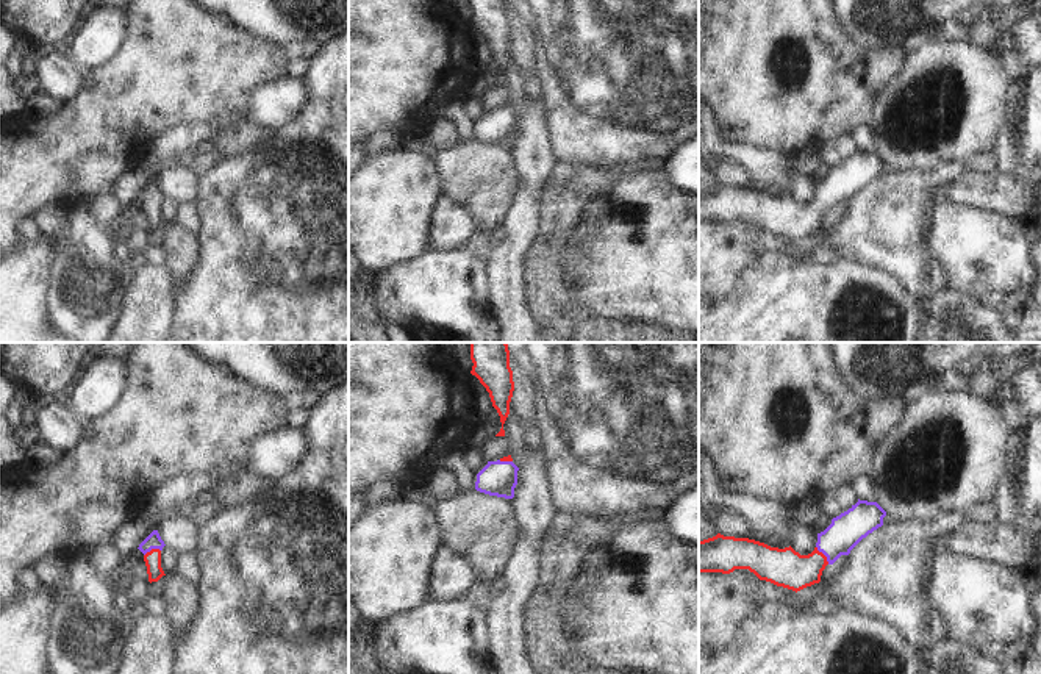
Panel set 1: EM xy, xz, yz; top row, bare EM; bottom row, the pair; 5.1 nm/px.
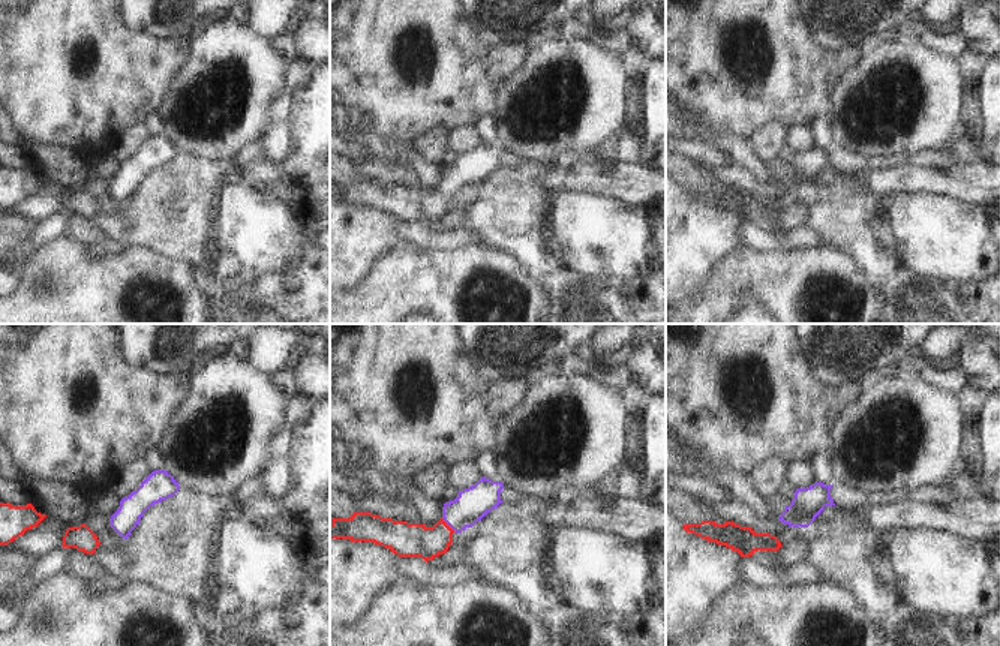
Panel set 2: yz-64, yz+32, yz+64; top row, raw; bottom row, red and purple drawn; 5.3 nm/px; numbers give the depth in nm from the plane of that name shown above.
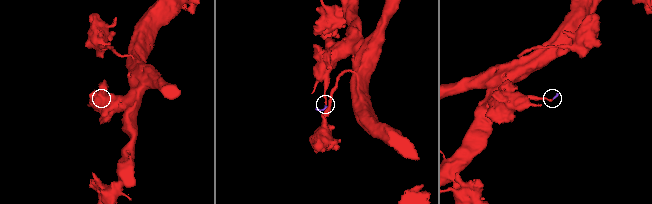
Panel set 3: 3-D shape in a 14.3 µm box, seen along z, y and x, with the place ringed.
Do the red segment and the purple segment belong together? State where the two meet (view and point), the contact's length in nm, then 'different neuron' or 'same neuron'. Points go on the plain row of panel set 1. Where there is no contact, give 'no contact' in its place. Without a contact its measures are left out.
yz (824, 205) | 120 nm | same neuron

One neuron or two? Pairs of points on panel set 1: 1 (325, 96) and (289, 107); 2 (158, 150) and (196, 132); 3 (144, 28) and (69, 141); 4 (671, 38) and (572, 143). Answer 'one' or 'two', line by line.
1: two
2: one
3: one
4: one

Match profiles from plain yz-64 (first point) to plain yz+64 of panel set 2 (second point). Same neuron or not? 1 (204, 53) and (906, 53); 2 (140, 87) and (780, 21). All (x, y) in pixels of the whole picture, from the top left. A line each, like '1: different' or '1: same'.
1: same
2: same

